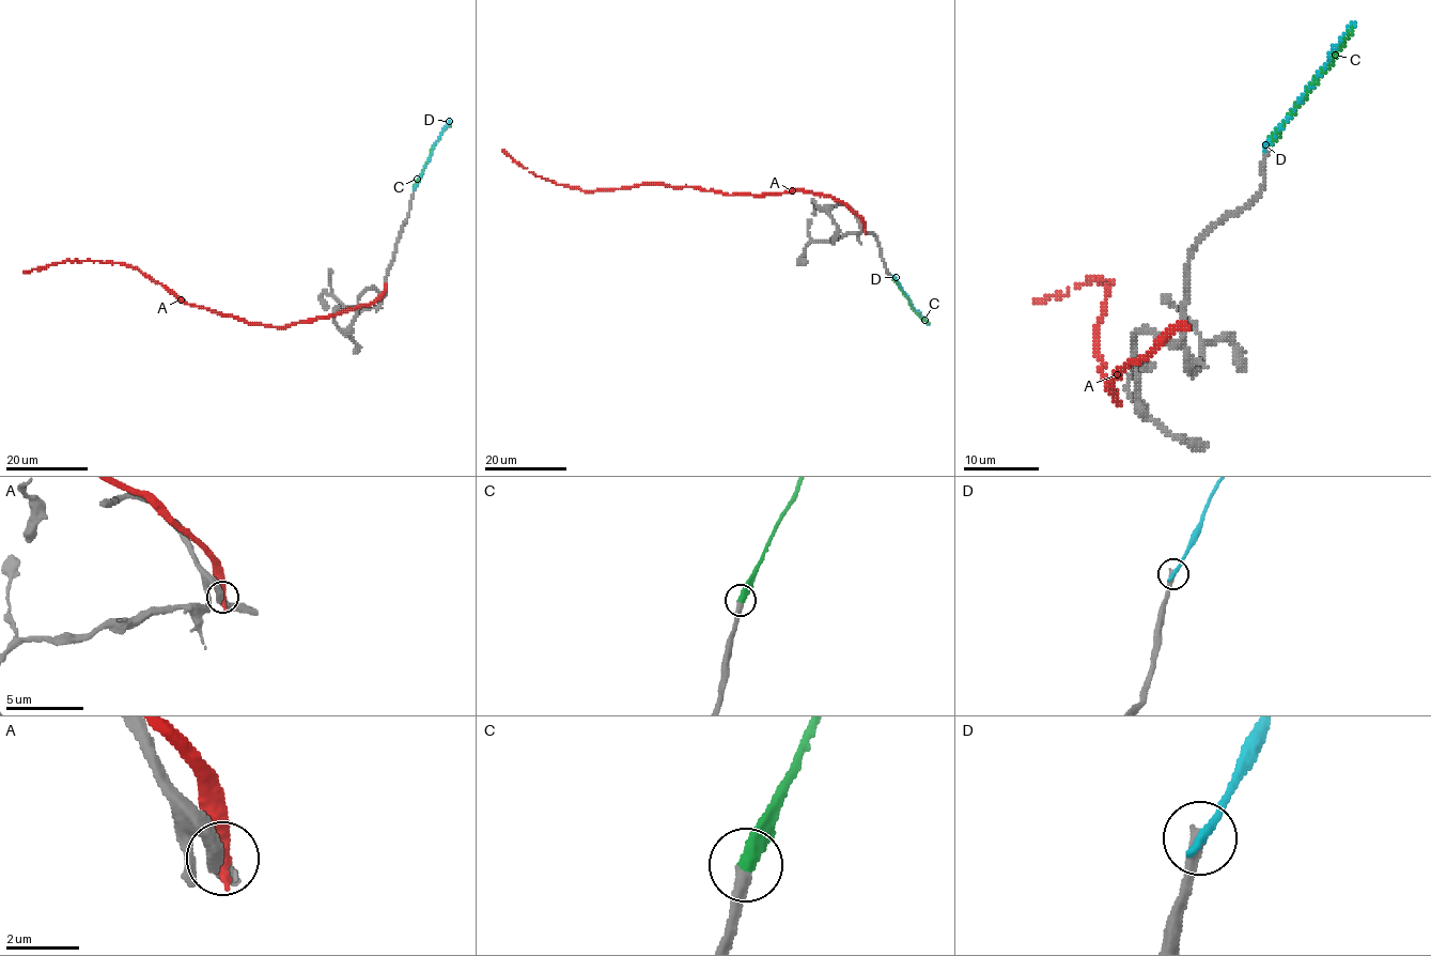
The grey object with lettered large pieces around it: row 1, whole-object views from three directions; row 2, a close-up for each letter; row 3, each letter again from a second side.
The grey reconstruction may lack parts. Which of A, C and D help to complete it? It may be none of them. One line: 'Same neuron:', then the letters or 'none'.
Same neuron: C

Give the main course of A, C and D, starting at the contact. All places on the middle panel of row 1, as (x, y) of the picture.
A: (865, 230), (844, 203), (803, 190), (727, 194), (642, 184), (582, 191), (534, 175), (501, 150)
C: (893, 278), (911, 307), (930, 323)
D: (893, 277), (912, 307), (930, 323)

